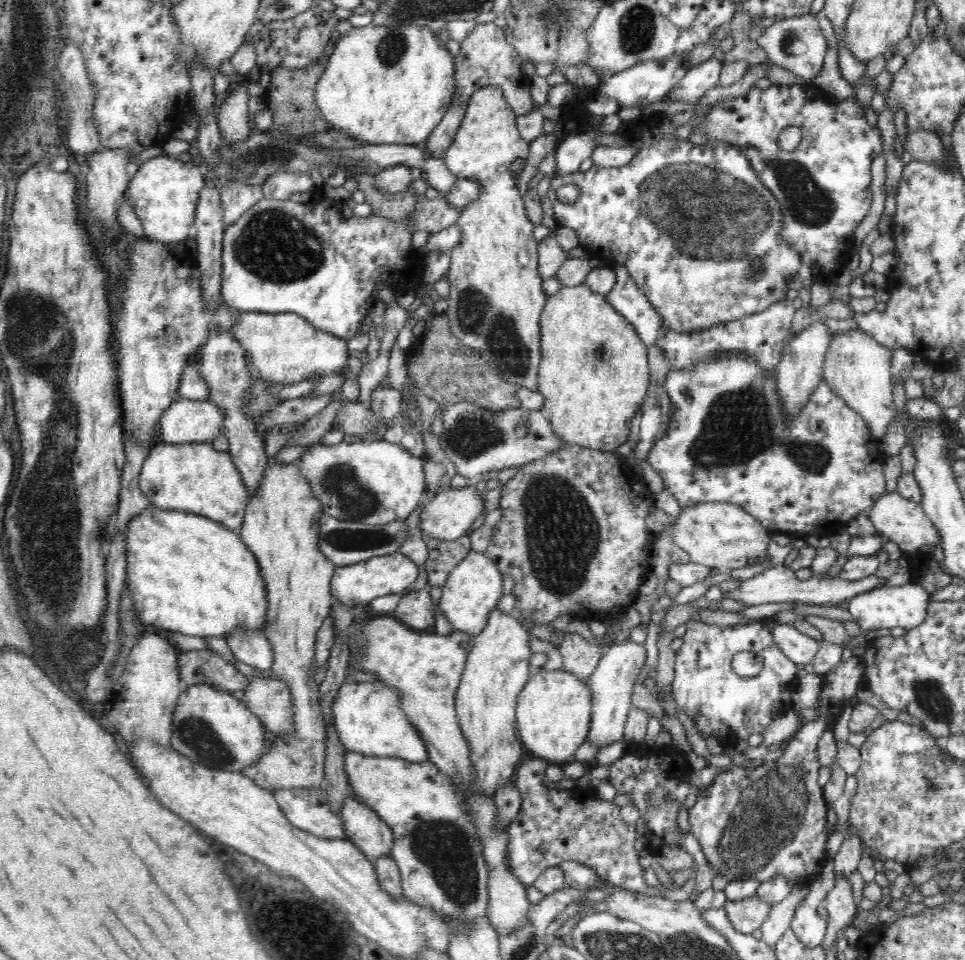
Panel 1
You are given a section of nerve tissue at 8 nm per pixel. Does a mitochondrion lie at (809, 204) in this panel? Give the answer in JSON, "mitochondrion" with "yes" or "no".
{"mitochondrion":"yes"}

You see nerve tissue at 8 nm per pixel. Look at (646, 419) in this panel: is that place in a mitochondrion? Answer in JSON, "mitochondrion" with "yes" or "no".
{"mitochondrion":"no"}

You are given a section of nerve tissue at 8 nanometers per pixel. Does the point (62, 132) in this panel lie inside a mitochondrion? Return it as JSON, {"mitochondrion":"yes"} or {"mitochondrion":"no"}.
{"mitochondrion":"no"}

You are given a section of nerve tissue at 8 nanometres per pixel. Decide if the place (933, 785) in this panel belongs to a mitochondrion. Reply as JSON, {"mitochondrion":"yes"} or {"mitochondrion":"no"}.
{"mitochondrion":"yes"}

